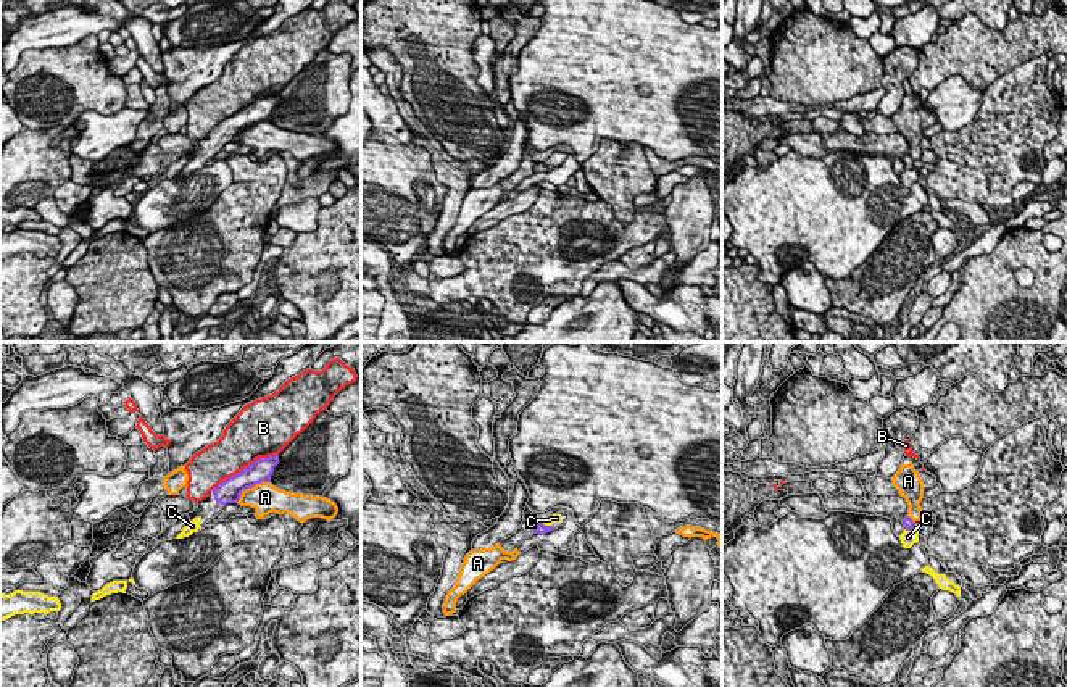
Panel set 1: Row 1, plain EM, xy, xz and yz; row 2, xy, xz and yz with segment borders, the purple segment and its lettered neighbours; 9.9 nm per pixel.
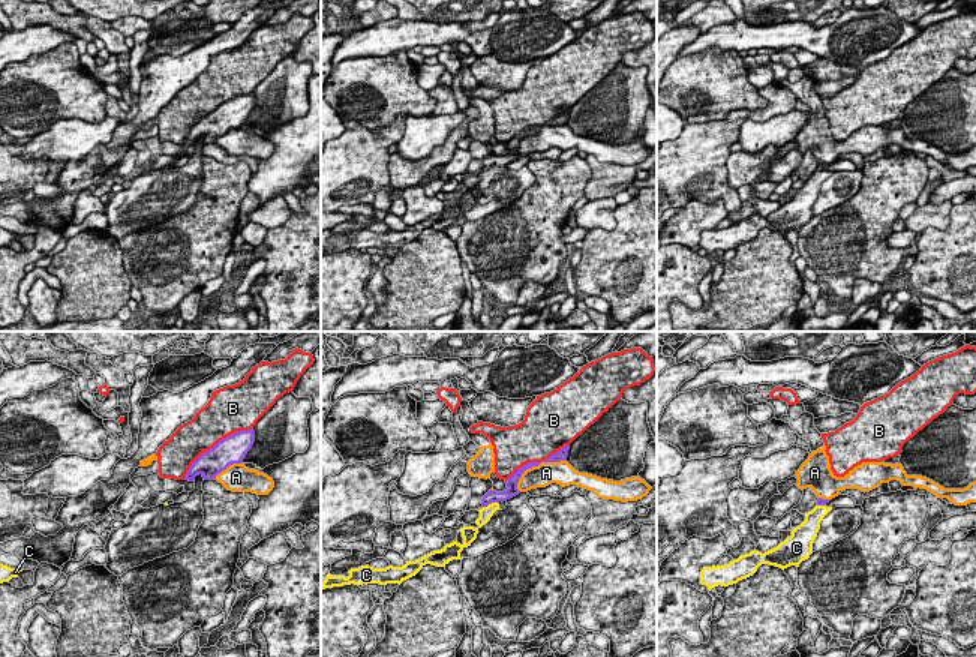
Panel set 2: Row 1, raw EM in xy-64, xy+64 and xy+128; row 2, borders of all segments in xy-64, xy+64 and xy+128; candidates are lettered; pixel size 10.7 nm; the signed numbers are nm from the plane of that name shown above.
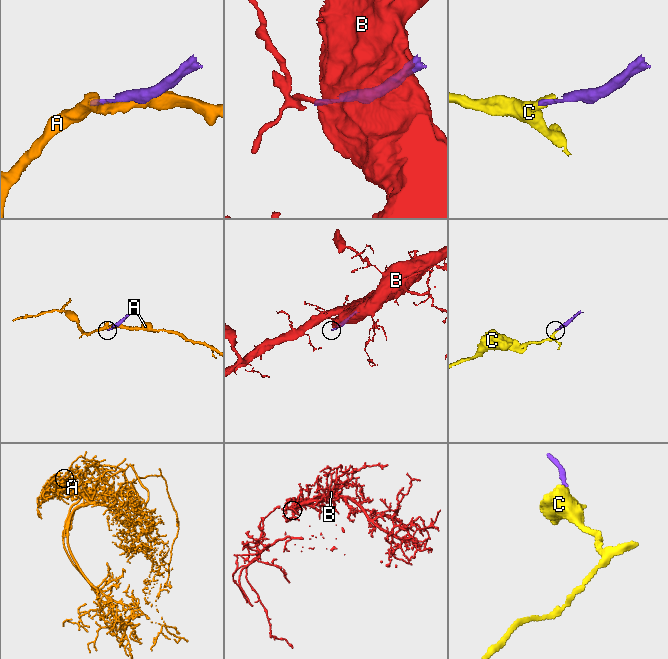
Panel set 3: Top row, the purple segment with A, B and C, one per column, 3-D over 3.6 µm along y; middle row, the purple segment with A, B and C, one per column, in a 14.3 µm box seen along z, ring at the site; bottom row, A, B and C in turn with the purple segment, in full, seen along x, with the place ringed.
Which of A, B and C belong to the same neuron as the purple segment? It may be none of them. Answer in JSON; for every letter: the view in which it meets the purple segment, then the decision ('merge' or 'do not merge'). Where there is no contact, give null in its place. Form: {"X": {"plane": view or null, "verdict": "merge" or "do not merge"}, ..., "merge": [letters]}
{"A": {"plane": "xy", "verdict": "do not merge"}, "B": {"plane": "xy", "verdict": "do not merge"}, "C": {"plane": "xz", "verdict": "merge"}, "merge": ["C"]}

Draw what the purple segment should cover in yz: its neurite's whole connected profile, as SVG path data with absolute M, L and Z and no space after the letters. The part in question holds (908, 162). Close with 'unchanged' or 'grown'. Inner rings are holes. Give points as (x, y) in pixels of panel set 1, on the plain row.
M909 155L903 158L903 163L904 171L899 174L899 177L904 187L911 187L919 181L919 169L914 168L914 160Z; grown

